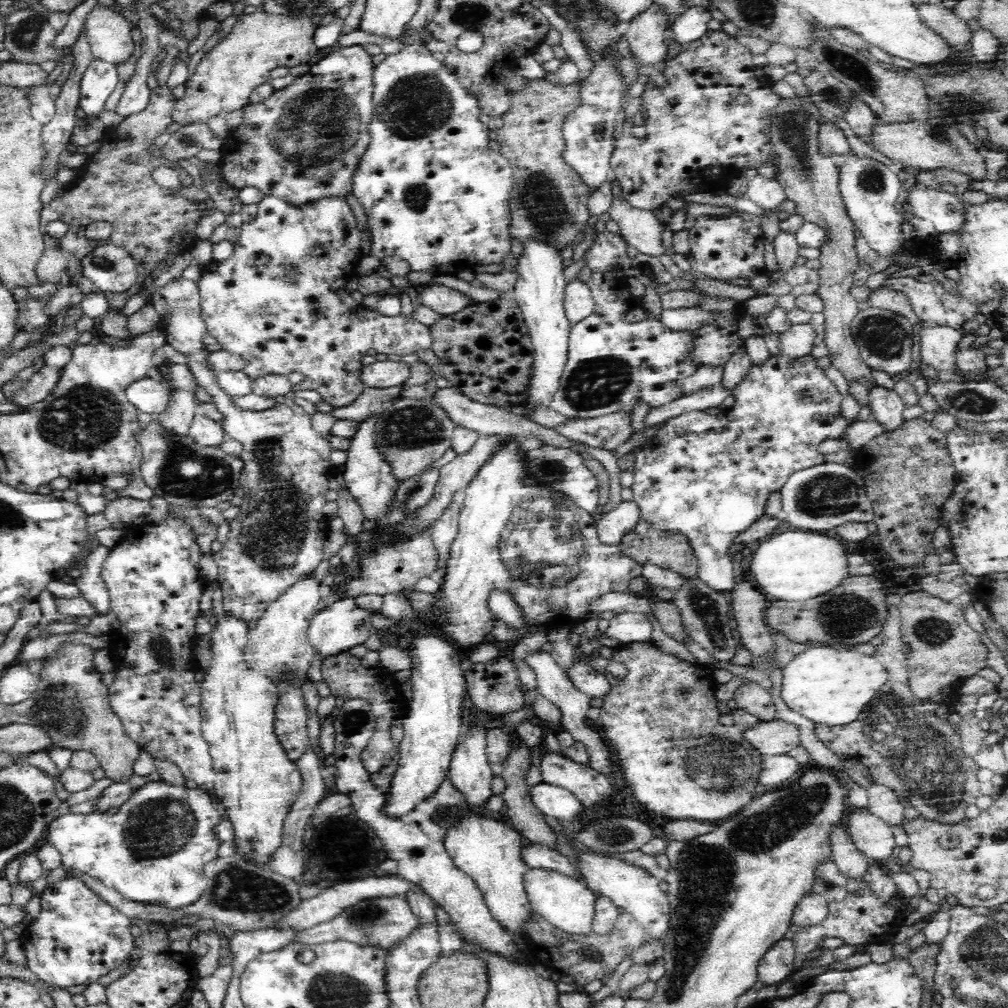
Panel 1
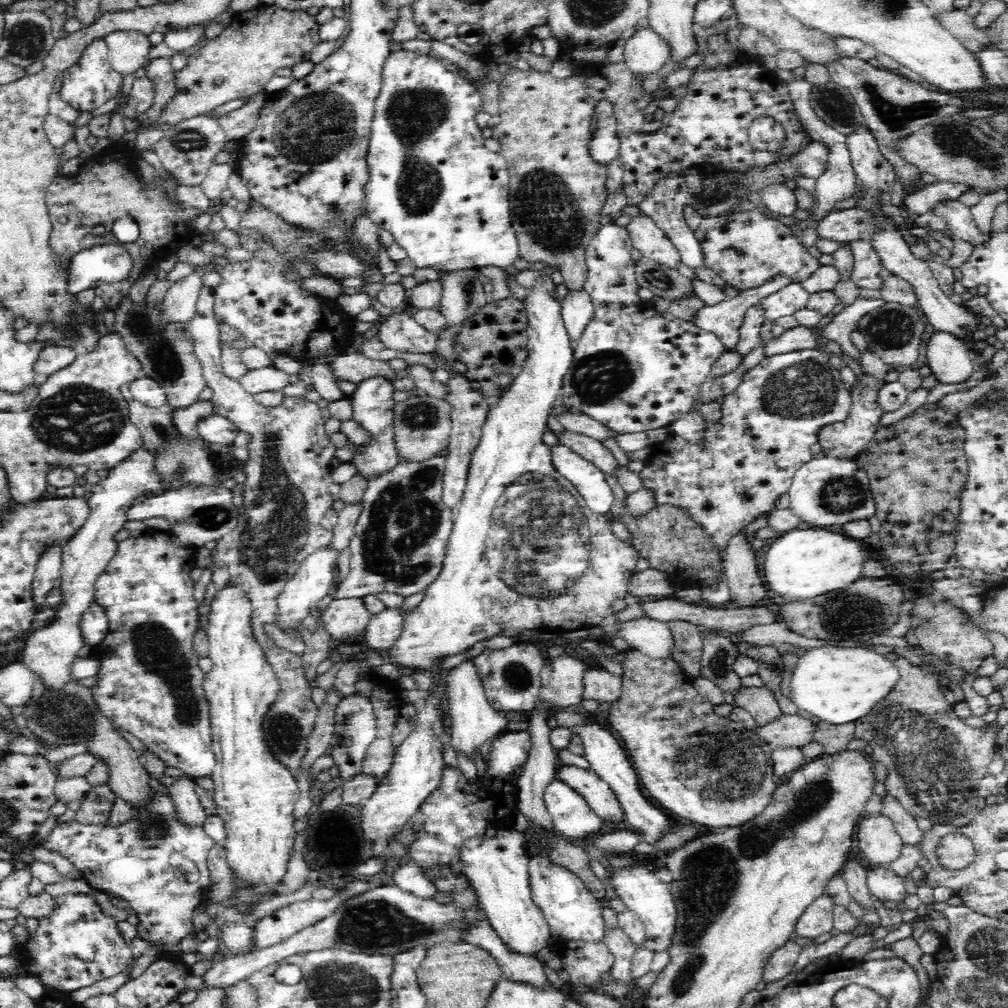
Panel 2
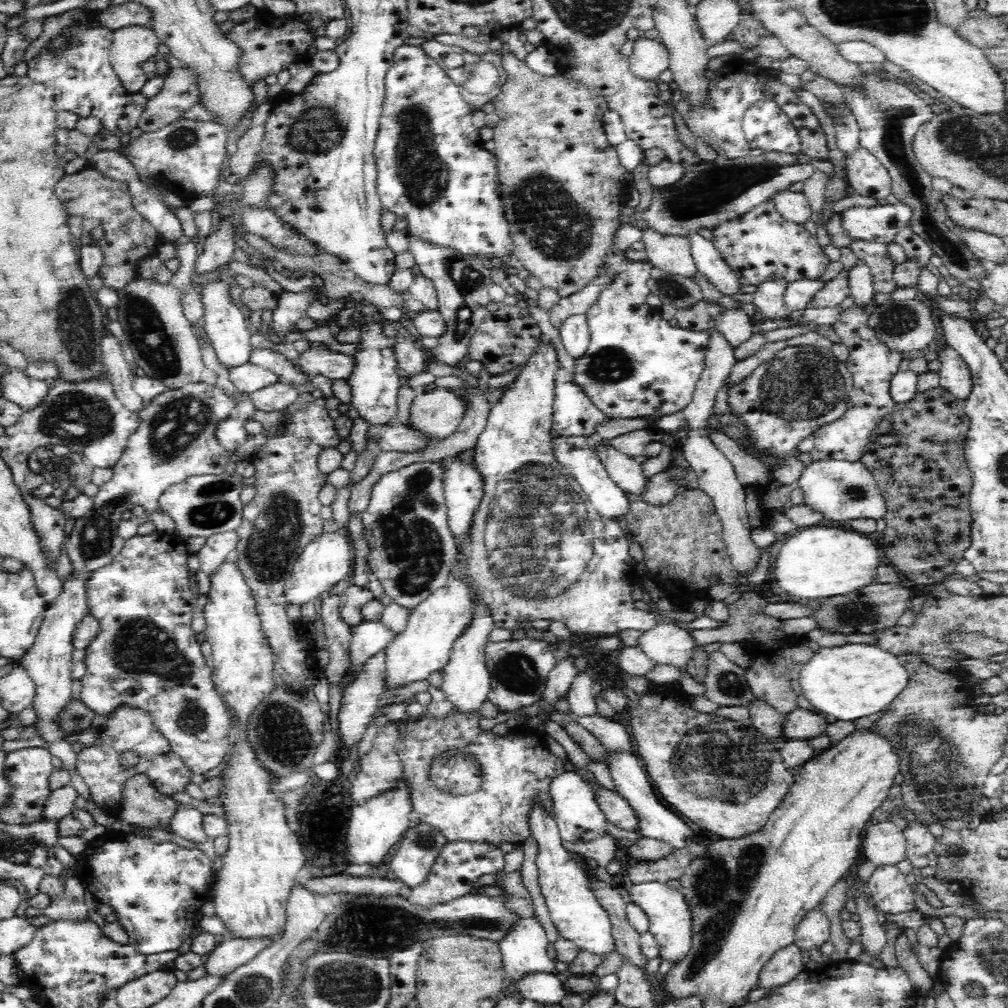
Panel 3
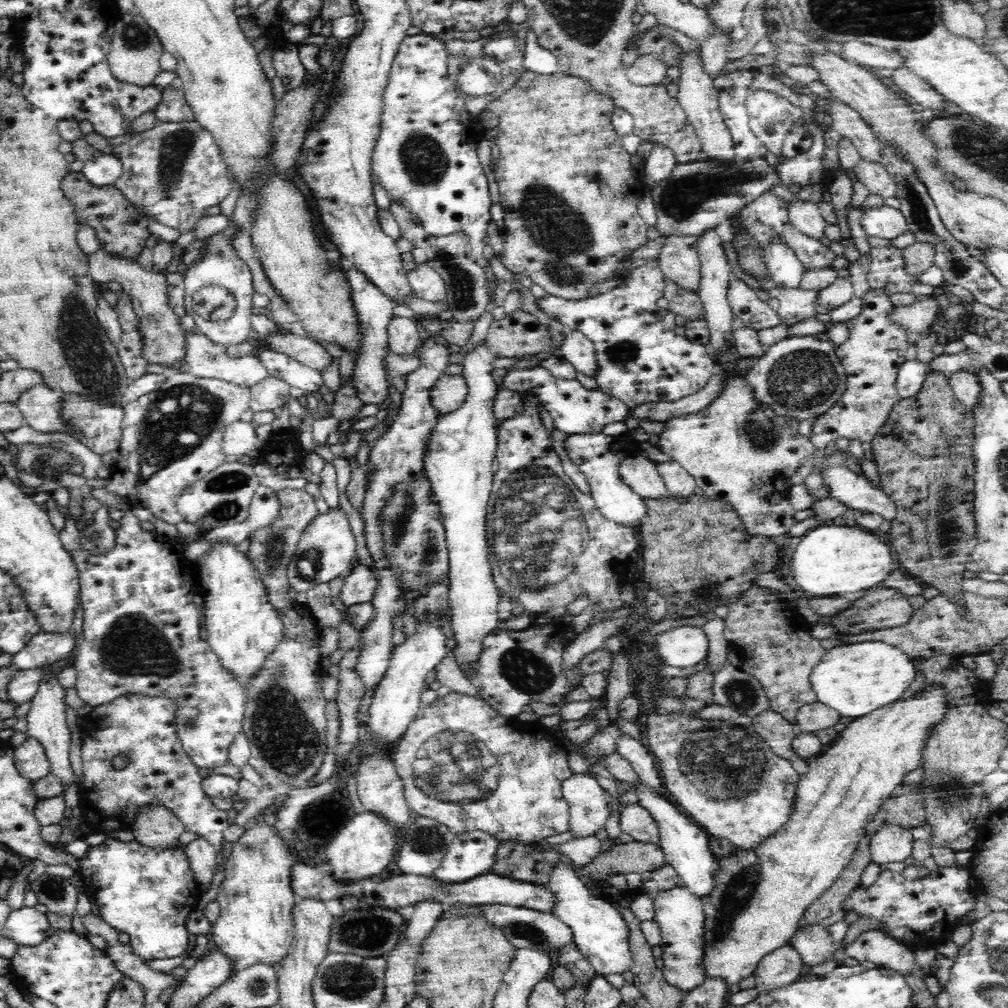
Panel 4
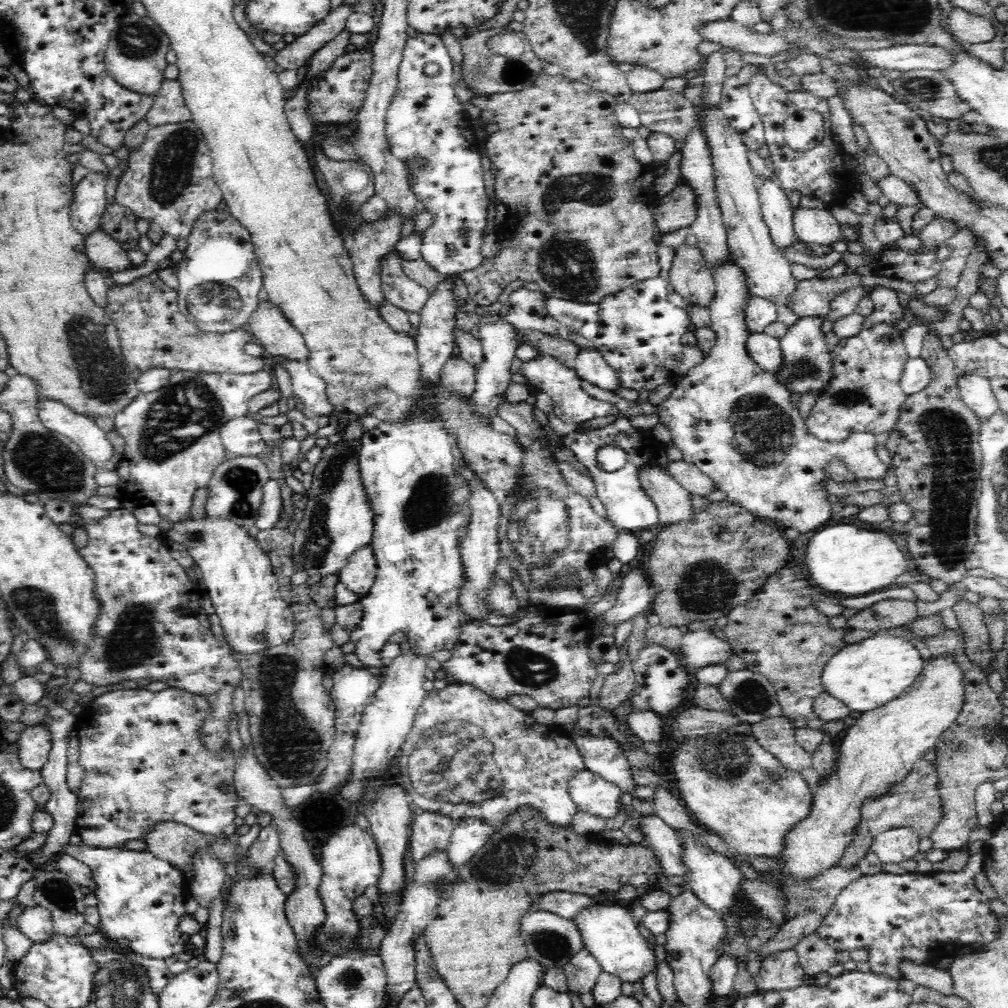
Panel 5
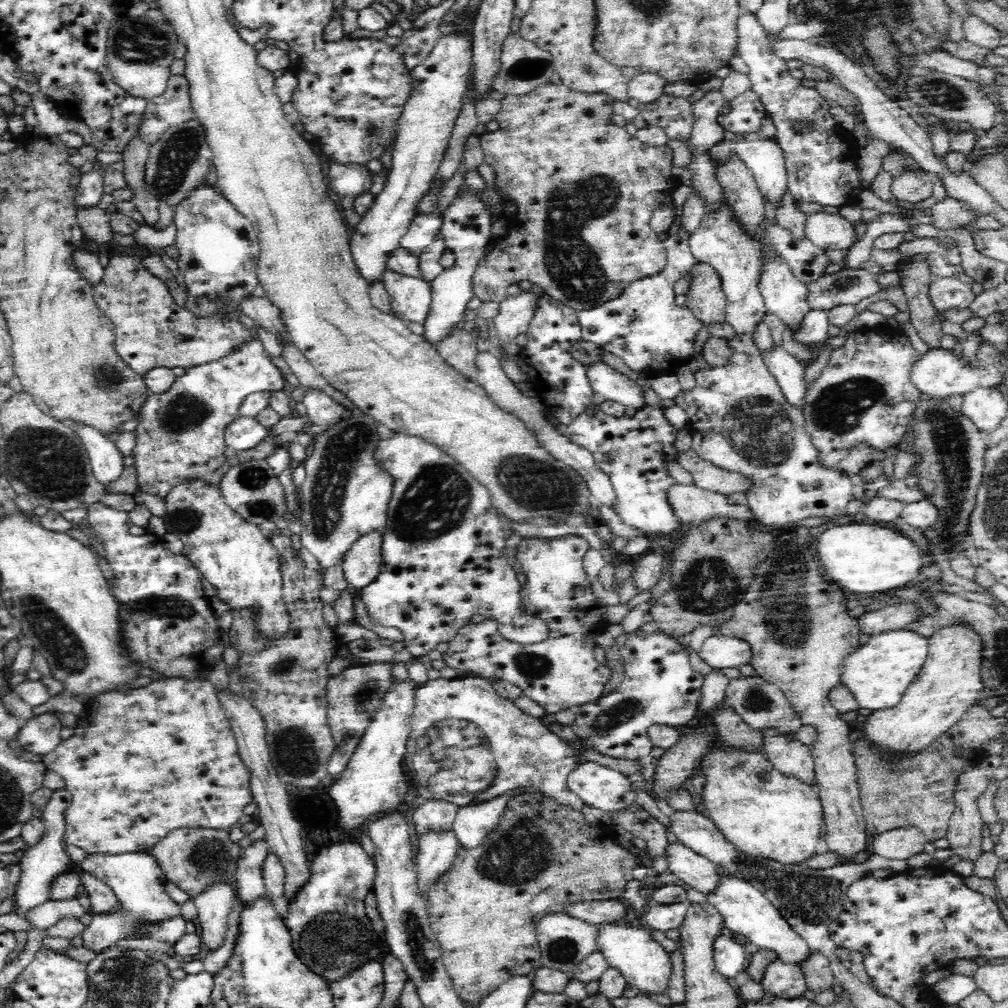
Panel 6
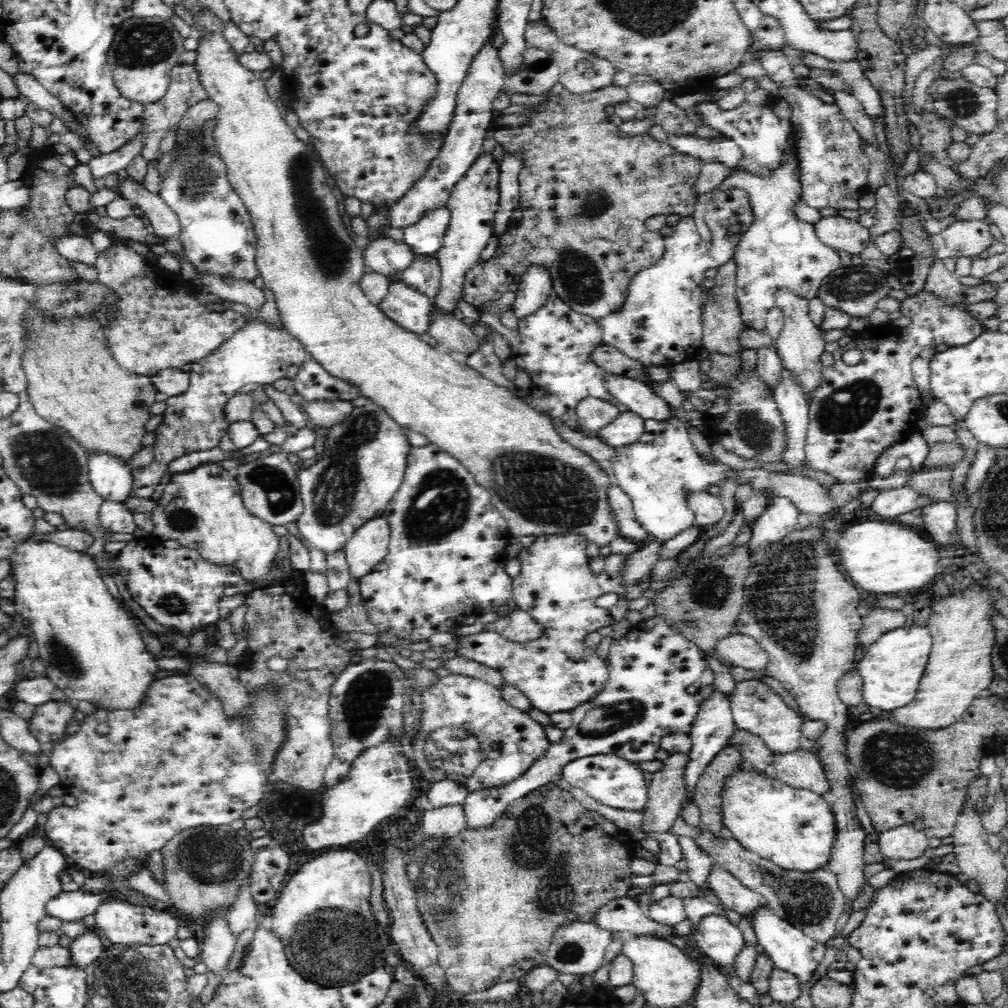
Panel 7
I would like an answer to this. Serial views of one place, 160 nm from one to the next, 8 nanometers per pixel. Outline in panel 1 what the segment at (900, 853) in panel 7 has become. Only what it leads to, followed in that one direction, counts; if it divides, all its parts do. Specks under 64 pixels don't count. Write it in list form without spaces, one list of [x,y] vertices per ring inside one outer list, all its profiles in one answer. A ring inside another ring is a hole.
[[[870,811],[852,813],[848,816],[846,829],[857,849],[868,860],[882,862],[897,846],[892,827]]]

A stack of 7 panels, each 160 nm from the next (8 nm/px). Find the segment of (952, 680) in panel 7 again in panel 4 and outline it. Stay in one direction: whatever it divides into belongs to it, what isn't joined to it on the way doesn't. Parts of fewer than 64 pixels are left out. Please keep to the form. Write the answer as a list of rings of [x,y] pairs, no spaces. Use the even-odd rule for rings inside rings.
[[[924,686],[915,696],[898,699],[885,708],[853,719],[820,755],[808,760],[808,774],[798,781],[791,812],[782,826],[754,847],[738,850],[736,856],[720,860],[720,866],[711,874],[711,891],[699,898],[706,913],[700,967],[707,979],[724,981],[730,993],[734,984],[756,972],[758,963],[767,954],[789,944],[808,906],[825,893],[848,866],[866,834],[866,825],[872,822],[881,804],[890,798],[896,787],[902,787],[904,776],[920,766],[923,744],[944,711],[943,690],[939,686]]]

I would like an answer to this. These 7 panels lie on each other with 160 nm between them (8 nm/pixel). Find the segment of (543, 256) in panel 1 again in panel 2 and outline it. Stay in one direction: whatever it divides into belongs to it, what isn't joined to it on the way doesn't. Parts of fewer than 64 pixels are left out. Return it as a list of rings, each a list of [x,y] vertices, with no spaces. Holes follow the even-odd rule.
[[[542,276],[534,284],[534,288],[530,288],[528,298],[526,298],[526,302],[523,304],[526,309],[527,335],[529,336],[527,342],[529,353],[523,369],[517,377],[514,377],[513,384],[509,386],[509,389],[499,398],[496,407],[489,409],[485,423],[482,425],[482,434],[478,446],[476,446],[471,456],[467,486],[465,487],[465,492],[459,506],[454,511],[453,532],[449,538],[442,570],[438,578],[427,586],[425,595],[421,598],[421,601],[405,615],[404,630],[400,638],[388,649],[388,658],[386,660],[398,664],[398,666],[405,668],[404,670],[410,672],[417,670],[428,672],[436,658],[446,658],[460,652],[462,653],[474,646],[476,642],[492,638],[492,636],[496,635],[500,637],[512,637],[517,640],[521,630],[536,629],[567,632],[600,627],[607,636],[612,635],[613,638],[613,634],[616,634],[616,628],[620,624],[620,620],[616,618],[617,613],[610,609],[610,604],[616,598],[624,599],[624,596],[628,594],[628,582],[637,573],[634,568],[641,556],[638,555],[638,552],[632,546],[618,540],[612,534],[612,520],[609,516],[599,516],[587,510],[587,503],[584,497],[551,464],[550,447],[542,441],[544,432],[548,430],[552,402],[561,394],[565,374],[573,362],[573,348],[569,334],[565,329],[563,318],[561,317],[561,303],[556,302],[552,298],[552,294],[554,294],[554,284],[550,282],[550,276]]]

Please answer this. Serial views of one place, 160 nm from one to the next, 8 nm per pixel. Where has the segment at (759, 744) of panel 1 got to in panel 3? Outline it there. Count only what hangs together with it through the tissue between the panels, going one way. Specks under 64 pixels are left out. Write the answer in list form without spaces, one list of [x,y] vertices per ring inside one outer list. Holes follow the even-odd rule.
[[[801,707],[795,708],[783,719],[782,736],[787,739],[802,739],[809,741],[811,738],[824,733],[829,722],[826,717]]]

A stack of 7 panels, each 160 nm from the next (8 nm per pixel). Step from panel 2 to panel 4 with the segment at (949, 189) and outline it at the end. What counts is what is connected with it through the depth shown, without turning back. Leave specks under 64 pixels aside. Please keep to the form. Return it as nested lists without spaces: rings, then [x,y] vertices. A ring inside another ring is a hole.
[[[885,204],[878,208],[862,207],[862,229],[868,236],[894,240],[900,234],[908,231],[906,217],[898,208]]]

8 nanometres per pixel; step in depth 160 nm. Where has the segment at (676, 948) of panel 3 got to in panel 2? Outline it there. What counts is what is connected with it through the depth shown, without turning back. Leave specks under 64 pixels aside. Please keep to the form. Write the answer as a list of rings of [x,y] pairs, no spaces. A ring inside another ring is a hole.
[[[645,865],[614,870],[612,878],[608,880],[616,888],[626,908],[636,913],[645,926],[646,940],[641,948],[654,952],[666,952],[670,948],[671,939],[674,938],[676,914],[674,895],[671,893],[670,885],[660,881],[655,871]]]

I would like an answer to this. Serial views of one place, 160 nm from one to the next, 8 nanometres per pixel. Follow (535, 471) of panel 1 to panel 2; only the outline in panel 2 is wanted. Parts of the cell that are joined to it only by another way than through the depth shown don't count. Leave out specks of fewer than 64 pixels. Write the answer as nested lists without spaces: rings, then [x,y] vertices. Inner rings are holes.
[[[550,445],[551,464],[569,481],[587,503],[587,510],[599,516],[610,517],[615,495],[604,473],[570,447]]]

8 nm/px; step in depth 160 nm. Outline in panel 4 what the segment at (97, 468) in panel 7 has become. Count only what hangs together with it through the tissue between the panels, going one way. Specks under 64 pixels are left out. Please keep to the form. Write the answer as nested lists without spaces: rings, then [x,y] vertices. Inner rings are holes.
[[[36,383],[19,395],[16,406],[22,411],[25,422],[38,432],[66,432],[68,424],[59,414],[63,392],[45,383]]]

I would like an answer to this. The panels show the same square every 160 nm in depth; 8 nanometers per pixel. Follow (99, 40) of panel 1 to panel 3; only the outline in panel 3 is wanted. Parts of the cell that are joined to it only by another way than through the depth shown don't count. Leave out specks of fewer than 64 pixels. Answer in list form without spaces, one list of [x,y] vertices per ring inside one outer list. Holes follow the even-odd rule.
[[[126,26],[125,29],[113,32],[113,42],[110,48],[110,63],[118,79],[126,88],[126,92],[137,93],[142,91],[142,88],[150,78],[144,73],[140,64],[159,54],[158,47],[158,36],[156,36],[153,30],[147,29],[146,26]]]

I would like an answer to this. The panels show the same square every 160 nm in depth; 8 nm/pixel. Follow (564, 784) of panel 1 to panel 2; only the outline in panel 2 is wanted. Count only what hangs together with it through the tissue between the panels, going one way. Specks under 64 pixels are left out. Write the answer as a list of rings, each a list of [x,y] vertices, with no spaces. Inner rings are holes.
[[[562,765],[555,771],[554,776],[555,780],[564,781],[571,789],[580,793],[600,818],[614,824],[624,820],[624,811],[618,797],[610,785],[594,771]]]

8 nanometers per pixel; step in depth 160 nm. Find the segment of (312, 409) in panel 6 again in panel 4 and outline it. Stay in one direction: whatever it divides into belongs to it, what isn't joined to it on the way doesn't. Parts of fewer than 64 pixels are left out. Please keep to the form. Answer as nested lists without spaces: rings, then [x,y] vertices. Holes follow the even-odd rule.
[[[259,347],[256,354],[267,368],[268,376],[279,378],[294,388],[300,388],[305,394],[318,395],[318,390],[324,384],[322,371],[311,369],[290,356],[265,347]]]

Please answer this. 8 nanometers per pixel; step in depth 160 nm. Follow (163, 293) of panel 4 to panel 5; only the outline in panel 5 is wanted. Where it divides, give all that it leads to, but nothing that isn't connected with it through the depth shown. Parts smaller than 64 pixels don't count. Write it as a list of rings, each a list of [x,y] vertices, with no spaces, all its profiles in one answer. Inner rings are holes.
[[[100,228],[85,238],[85,251],[91,266],[106,275],[136,268],[118,241]]]

